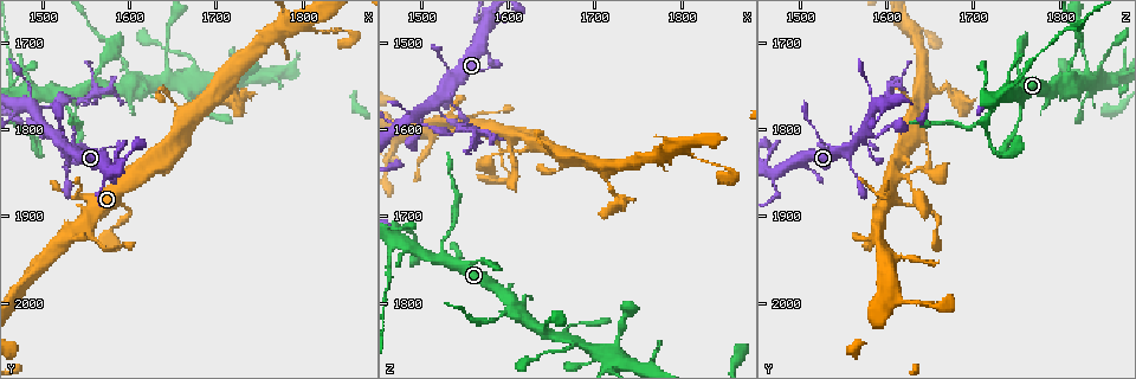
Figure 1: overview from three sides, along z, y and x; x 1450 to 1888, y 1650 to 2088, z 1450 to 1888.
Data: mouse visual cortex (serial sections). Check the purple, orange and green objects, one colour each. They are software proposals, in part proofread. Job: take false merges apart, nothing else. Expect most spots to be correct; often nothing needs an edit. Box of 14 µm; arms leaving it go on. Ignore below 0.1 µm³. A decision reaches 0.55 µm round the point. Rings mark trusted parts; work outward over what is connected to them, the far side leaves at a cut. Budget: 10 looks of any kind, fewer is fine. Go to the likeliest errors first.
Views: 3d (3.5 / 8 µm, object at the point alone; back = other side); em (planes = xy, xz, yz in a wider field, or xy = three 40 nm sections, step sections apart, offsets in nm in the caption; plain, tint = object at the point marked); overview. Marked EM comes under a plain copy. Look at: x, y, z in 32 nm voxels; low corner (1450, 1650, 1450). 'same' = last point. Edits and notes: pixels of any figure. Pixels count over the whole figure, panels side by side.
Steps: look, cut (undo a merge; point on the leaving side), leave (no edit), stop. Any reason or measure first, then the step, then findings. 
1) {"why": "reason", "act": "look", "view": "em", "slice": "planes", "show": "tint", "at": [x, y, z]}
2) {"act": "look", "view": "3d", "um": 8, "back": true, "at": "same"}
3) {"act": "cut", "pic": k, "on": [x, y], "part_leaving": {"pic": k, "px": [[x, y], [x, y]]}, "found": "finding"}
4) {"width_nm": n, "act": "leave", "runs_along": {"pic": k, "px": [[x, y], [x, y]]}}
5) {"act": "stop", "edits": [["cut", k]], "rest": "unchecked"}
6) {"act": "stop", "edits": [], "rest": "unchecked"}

{"why": "branch point", "act": "look", "view": "3d", "um": 8, "at": [1525, 1760, 1750]}

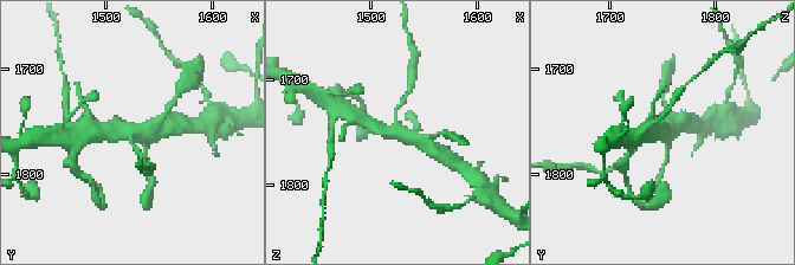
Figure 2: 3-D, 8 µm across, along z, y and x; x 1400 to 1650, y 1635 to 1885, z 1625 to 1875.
{"act": "look", "view": "3d", "um": 3.5, "at": [1524, 1758, 1748]}

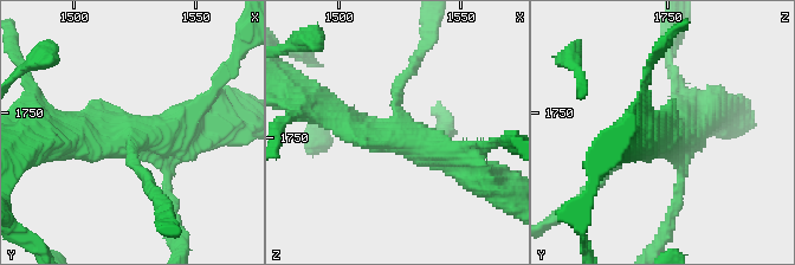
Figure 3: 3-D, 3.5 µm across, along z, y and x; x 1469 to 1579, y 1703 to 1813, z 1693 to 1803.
{"why": "need the tissue", "act": "look", "view": "em", "slice": "xy", "step": 1, "show": "tint", "at": [1524, 1761, 1749]}

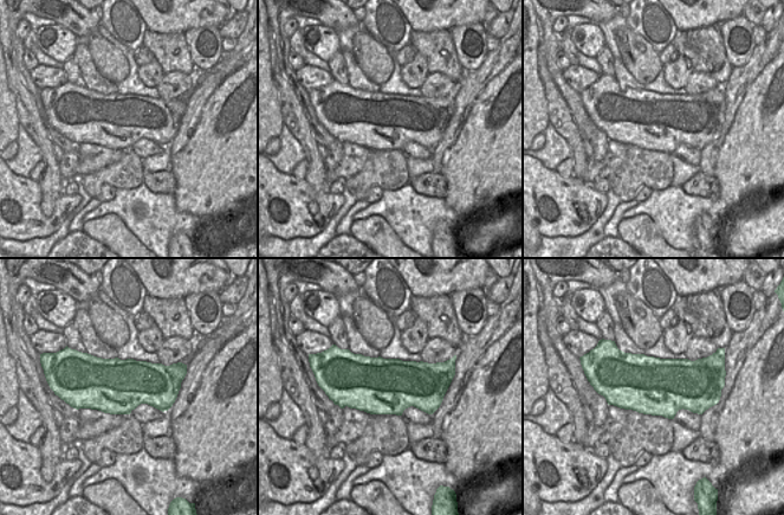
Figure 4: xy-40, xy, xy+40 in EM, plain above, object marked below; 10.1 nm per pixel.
{"act": "leave", "runs_along": {"pic": 3, "px": [[466, 172], [322, 108]]}, "found": "continuous, no second cell"}

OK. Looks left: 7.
{"why": "thick turns thin", "act": "look", "view": "3d", "um": 3.5, "at": [1605, 1745, 1805]}

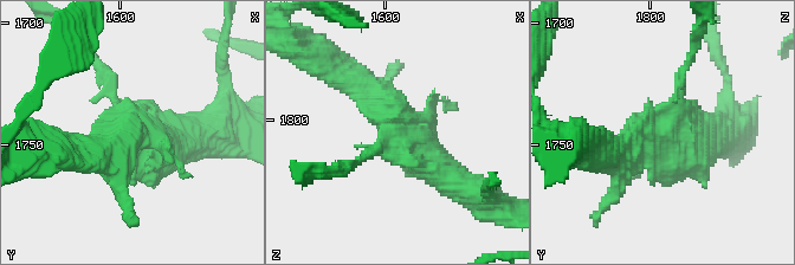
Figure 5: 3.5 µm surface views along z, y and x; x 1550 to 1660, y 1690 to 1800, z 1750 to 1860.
{"act": "look", "view": "em", "slice": "planes", "show": "tint", "at": [1606, 1746, 1804]}

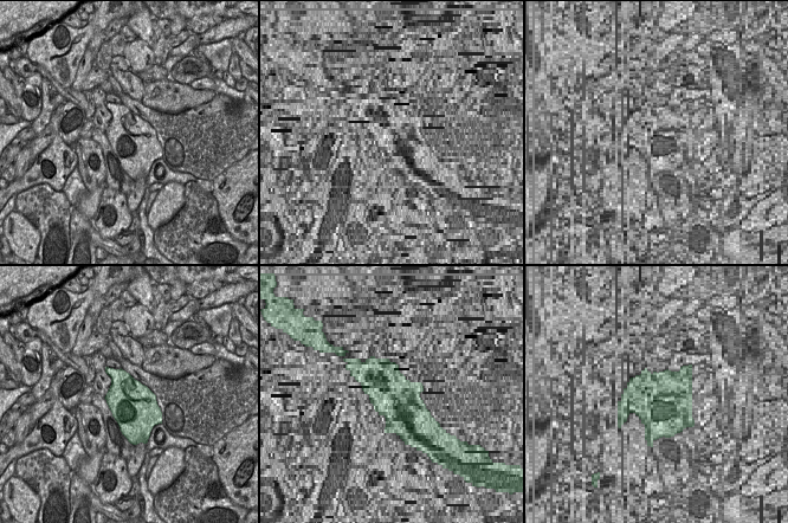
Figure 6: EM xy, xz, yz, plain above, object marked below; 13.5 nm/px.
{"act": "leave", "runs_along": {"pic": 5, "px": [[347, 76], [456, 182]]}, "found": "all the same cell"}

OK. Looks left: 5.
{"act": "look", "view": "3d", "um": 3.5, "at": [1670, 1745, 1840]}

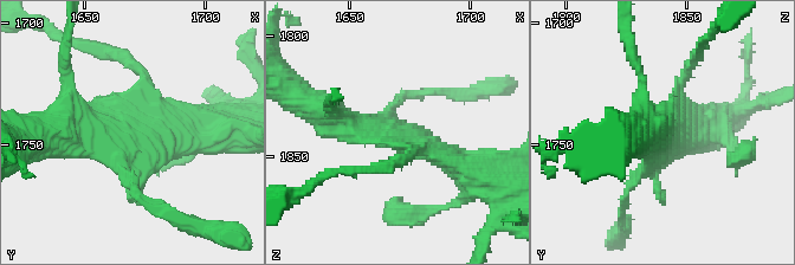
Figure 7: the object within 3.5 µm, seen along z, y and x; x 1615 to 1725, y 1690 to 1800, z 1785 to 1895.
{"why": "now the EM", "act": "look", "view": "em", "slice": "planes", "show": "tint", "at": [1668, 1746, 1840]}

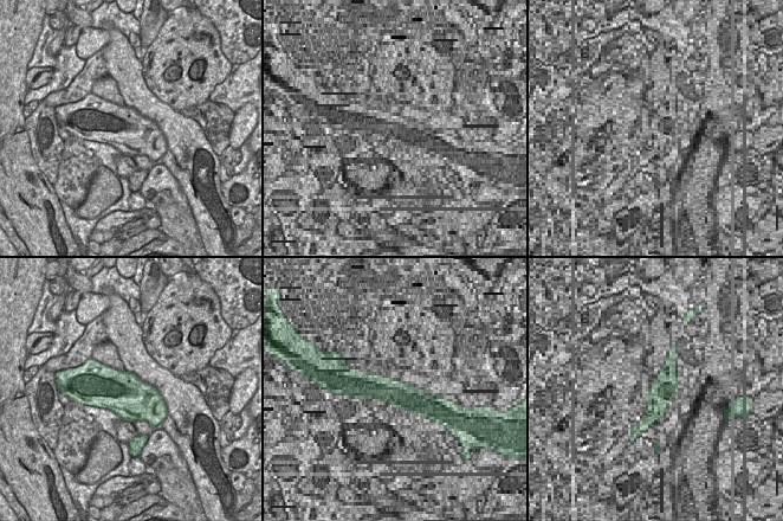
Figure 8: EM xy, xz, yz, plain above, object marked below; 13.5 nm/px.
{"act": "leave", "runs_along": {"pic": 7, "px": [[320, 109], [465, 170]]}, "found": "one cell here"}

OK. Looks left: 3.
{"why": "sharp bend", "act": "look", "view": "3d", "um": 8, "back": true, "at": [1480, 1800, 1715]}

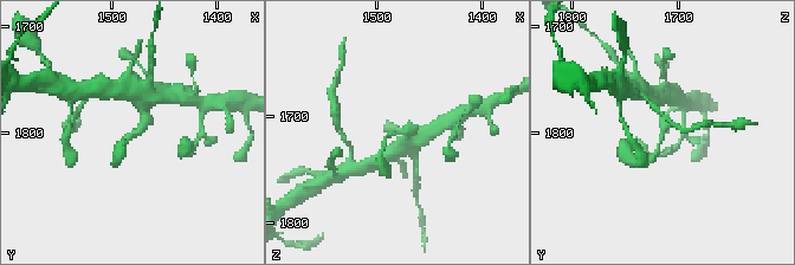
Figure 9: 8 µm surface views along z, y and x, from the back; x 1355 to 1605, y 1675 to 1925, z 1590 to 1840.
{"arm_widths_nm": [150, 250], "why": "shape alone is not enough", "act": "look", "view": "em", "slice": "planes", "show": "tint", "at": [1482, 1802, 1718]}

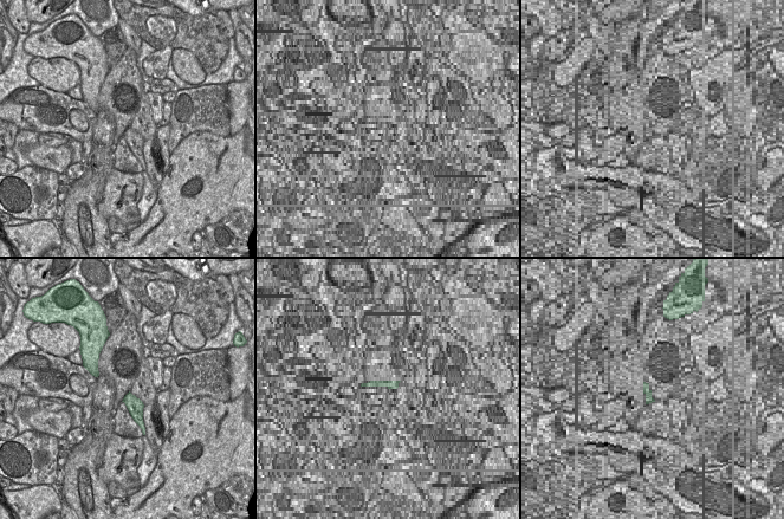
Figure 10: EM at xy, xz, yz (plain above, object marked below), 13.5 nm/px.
{"width_nm": 220, "act": "leave", "runs_along": {"pic": 9, "px": [[141, 109], [144, 123], [123, 141], [118, 161]]}, "found": "all the same cell"}

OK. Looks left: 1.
{"act": "stop", "edits": [], "rest": "unchecked"}

